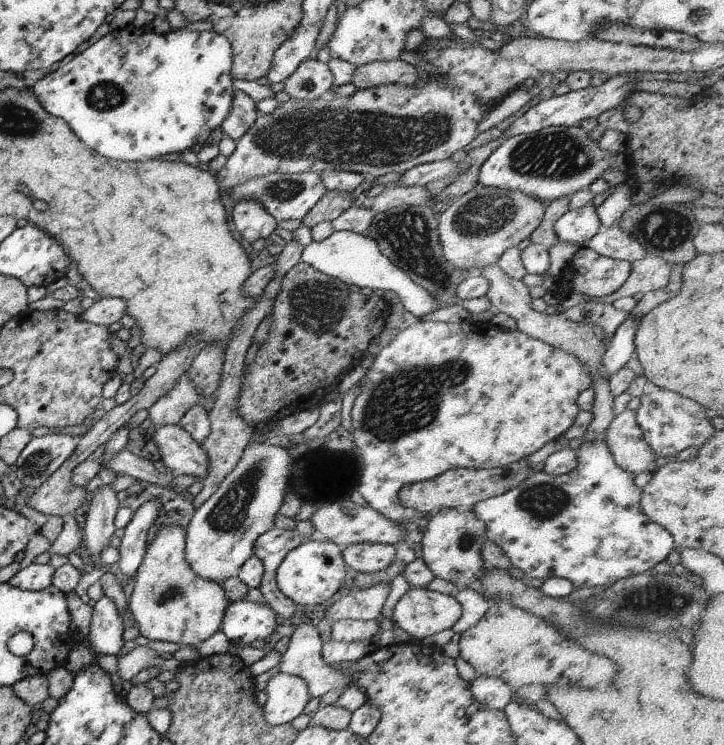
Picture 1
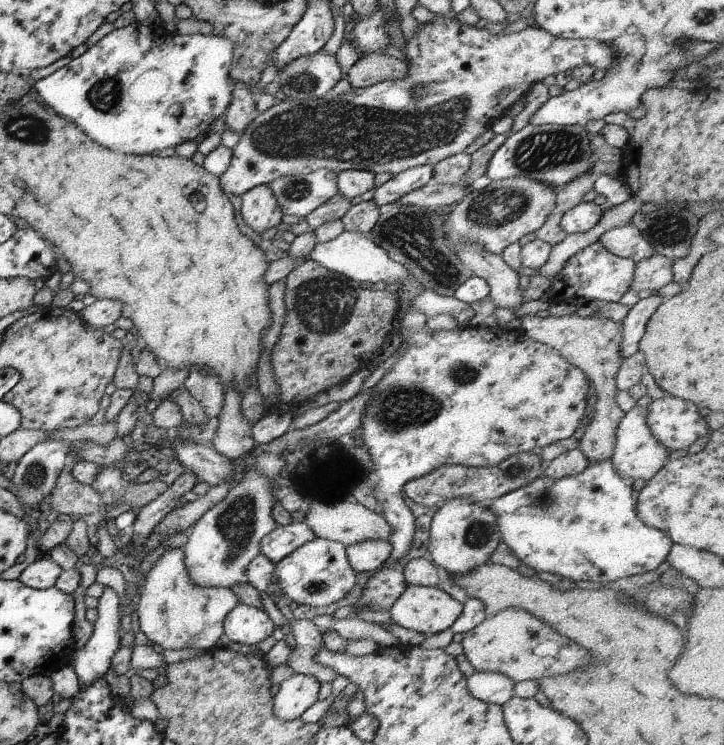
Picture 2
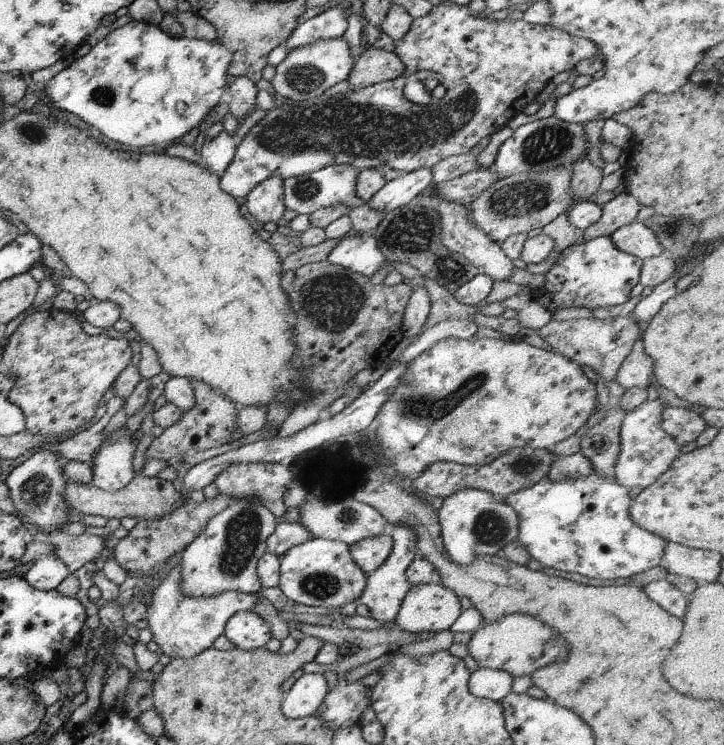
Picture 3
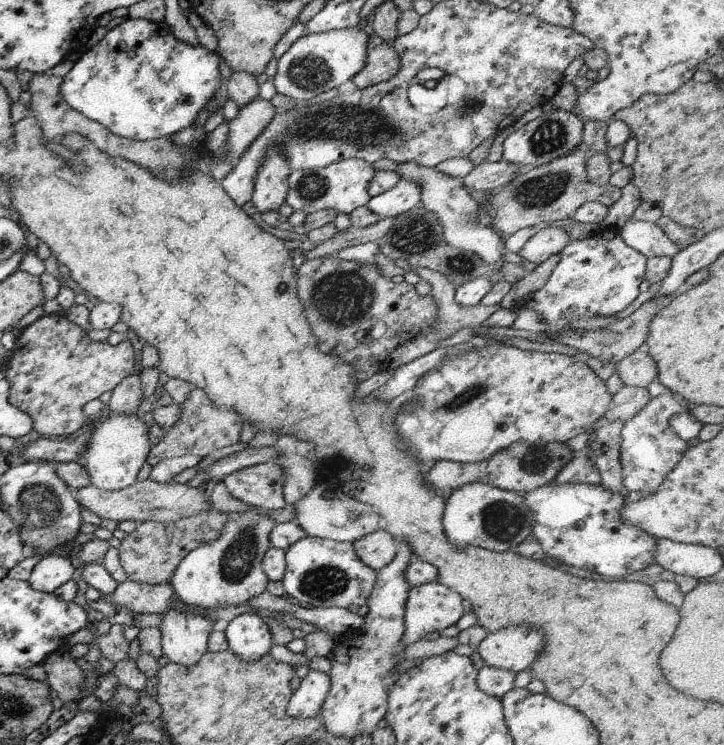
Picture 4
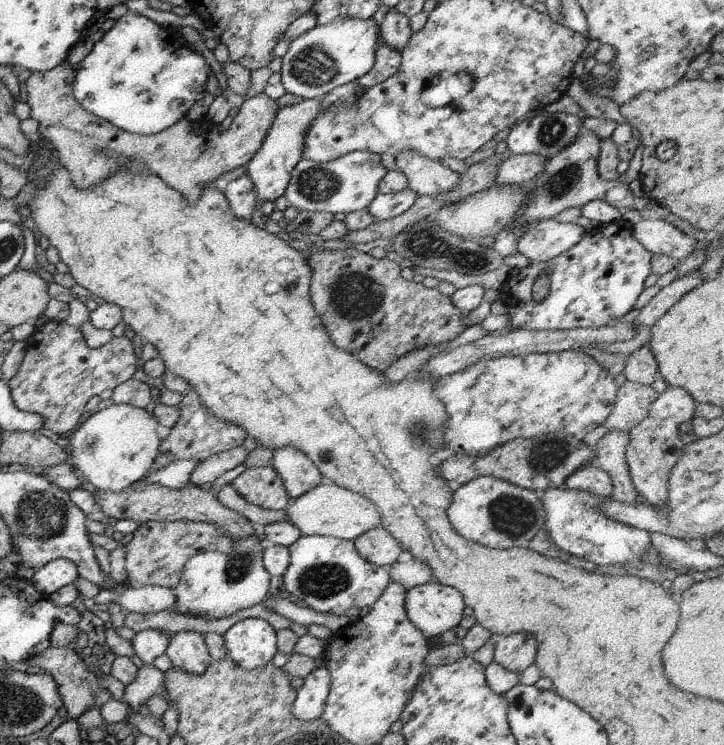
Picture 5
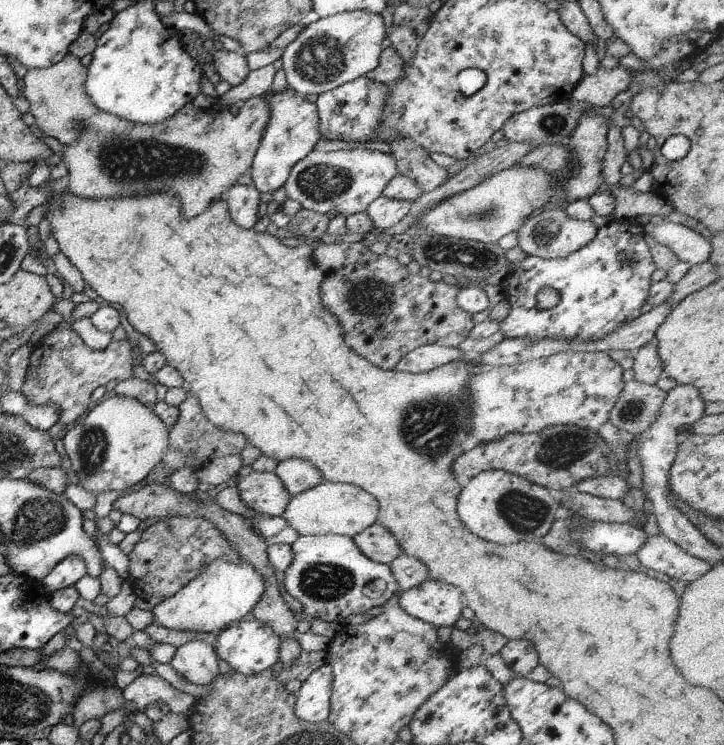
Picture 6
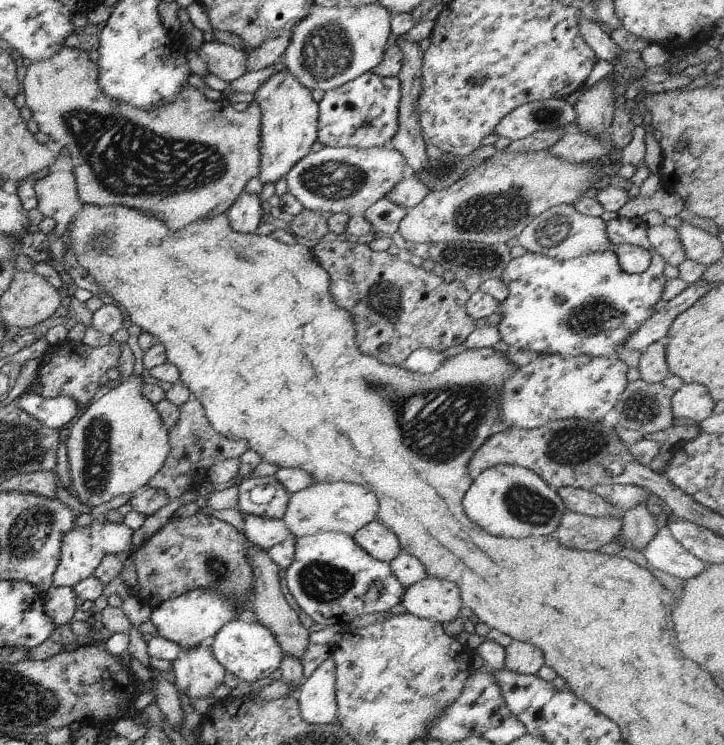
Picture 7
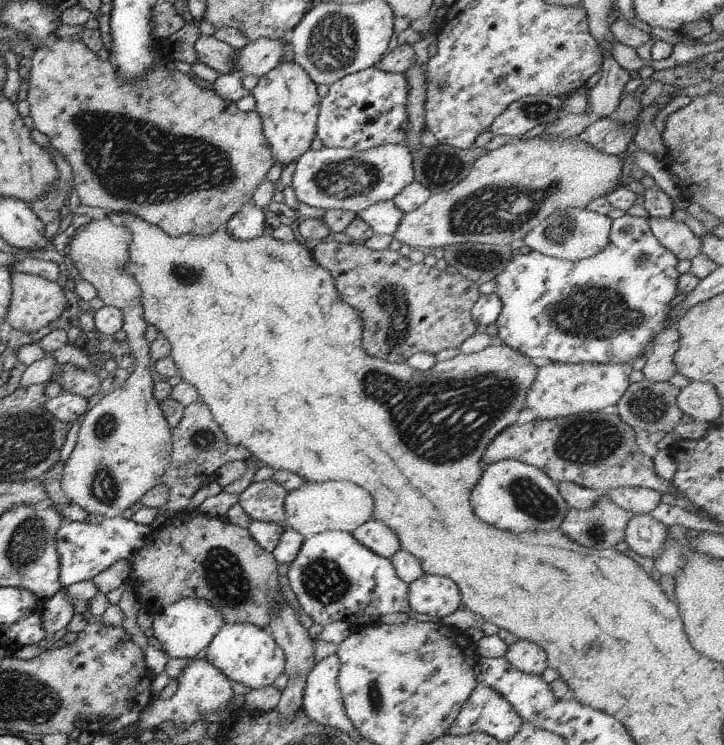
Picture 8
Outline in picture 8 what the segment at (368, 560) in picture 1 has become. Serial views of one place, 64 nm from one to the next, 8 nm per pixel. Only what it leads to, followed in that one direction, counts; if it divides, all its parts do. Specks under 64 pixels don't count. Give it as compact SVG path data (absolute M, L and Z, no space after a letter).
M367 520L352 533L367 549L389 559L401 548L396 534L378 520Z

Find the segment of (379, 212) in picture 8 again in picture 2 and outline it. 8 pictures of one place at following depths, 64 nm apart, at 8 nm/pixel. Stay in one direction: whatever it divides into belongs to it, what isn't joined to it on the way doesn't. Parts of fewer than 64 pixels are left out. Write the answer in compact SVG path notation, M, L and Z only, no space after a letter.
M423 165L394 175L386 184L374 189L372 201L380 209L396 203L409 193L430 184L433 173L434 167Z

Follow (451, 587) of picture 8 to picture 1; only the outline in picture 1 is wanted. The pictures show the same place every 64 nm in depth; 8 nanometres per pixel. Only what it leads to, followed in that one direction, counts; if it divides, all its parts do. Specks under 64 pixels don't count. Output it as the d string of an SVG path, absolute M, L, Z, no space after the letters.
M410 587L394 606L391 618L412 640L417 639L419 643L422 643L424 638L452 629L460 619L460 616L461 606L456 598L442 594L442 592L428 590L428 588Z

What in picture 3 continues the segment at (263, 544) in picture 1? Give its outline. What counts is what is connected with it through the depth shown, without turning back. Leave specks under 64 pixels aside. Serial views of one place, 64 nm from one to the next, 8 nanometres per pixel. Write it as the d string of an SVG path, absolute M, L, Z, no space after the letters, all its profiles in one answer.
M279 521L274 533L266 538L266 553L276 554L281 558L294 546L300 546L312 538L314 536L304 524Z

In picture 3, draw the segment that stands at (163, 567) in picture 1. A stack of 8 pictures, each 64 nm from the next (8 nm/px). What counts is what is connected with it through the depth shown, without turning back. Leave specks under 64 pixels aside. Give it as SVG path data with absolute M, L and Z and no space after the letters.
M180 564L175 565L171 568L169 573L161 578L156 578L160 581L159 585L152 588L152 602L150 606L146 607L146 616L144 616L144 621L147 621L144 626L150 628L152 632L152 641L154 648L159 652L159 654L164 654L168 658L192 658L192 656L198 656L207 649L213 646L214 641L222 634L224 634L224 628L228 618L234 614L234 612L239 612L240 610L252 610L254 611L254 606L262 600L262 593L252 594L239 594L238 592L222 592L218 596L200 596L200 598L194 598L194 596L186 596L182 594L180 590Z

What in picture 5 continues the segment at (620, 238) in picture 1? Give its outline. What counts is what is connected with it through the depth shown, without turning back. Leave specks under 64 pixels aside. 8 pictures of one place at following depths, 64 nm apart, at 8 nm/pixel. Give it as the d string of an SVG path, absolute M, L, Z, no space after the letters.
M640 220L632 224L630 236L638 240L650 254L664 254L676 261L688 258L700 244L684 236L676 226L662 220Z

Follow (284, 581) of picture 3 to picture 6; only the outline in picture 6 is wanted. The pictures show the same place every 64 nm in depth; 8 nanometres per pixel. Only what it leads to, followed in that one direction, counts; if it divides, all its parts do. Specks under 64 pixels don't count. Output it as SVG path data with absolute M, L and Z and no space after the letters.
M337 534L299 536L291 547L293 560L284 573L286 588L302 603L303 612L311 618L318 617L324 622L344 624L344 620L352 614L364 614L372 608L394 602L392 596L399 588L391 568L387 564L378 564L366 558L358 550L353 537Z

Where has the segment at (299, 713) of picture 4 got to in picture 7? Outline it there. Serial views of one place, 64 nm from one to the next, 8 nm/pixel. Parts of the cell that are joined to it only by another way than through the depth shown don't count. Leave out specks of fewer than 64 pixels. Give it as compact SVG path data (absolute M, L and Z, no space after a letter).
M330 657L299 686L296 697L301 717L307 723L338 724L335 670L336 663Z

